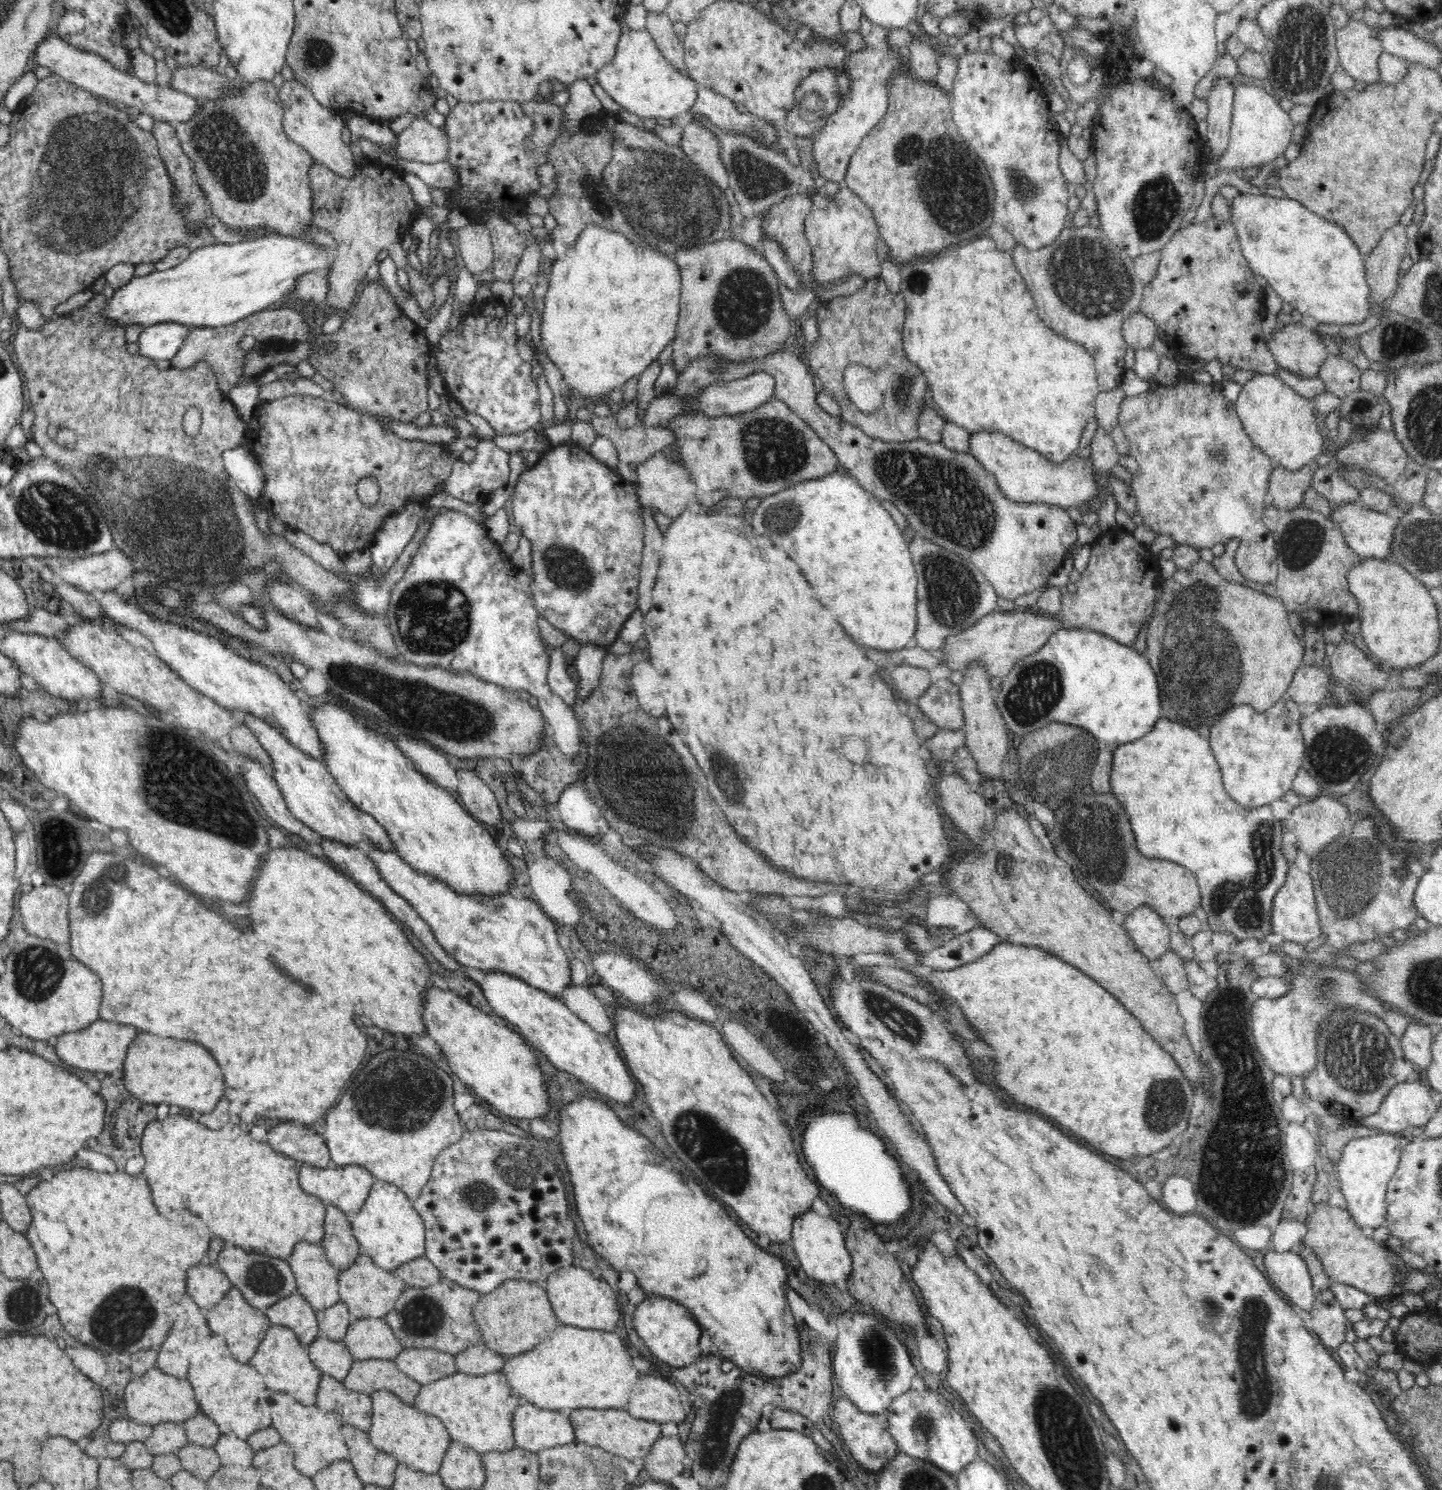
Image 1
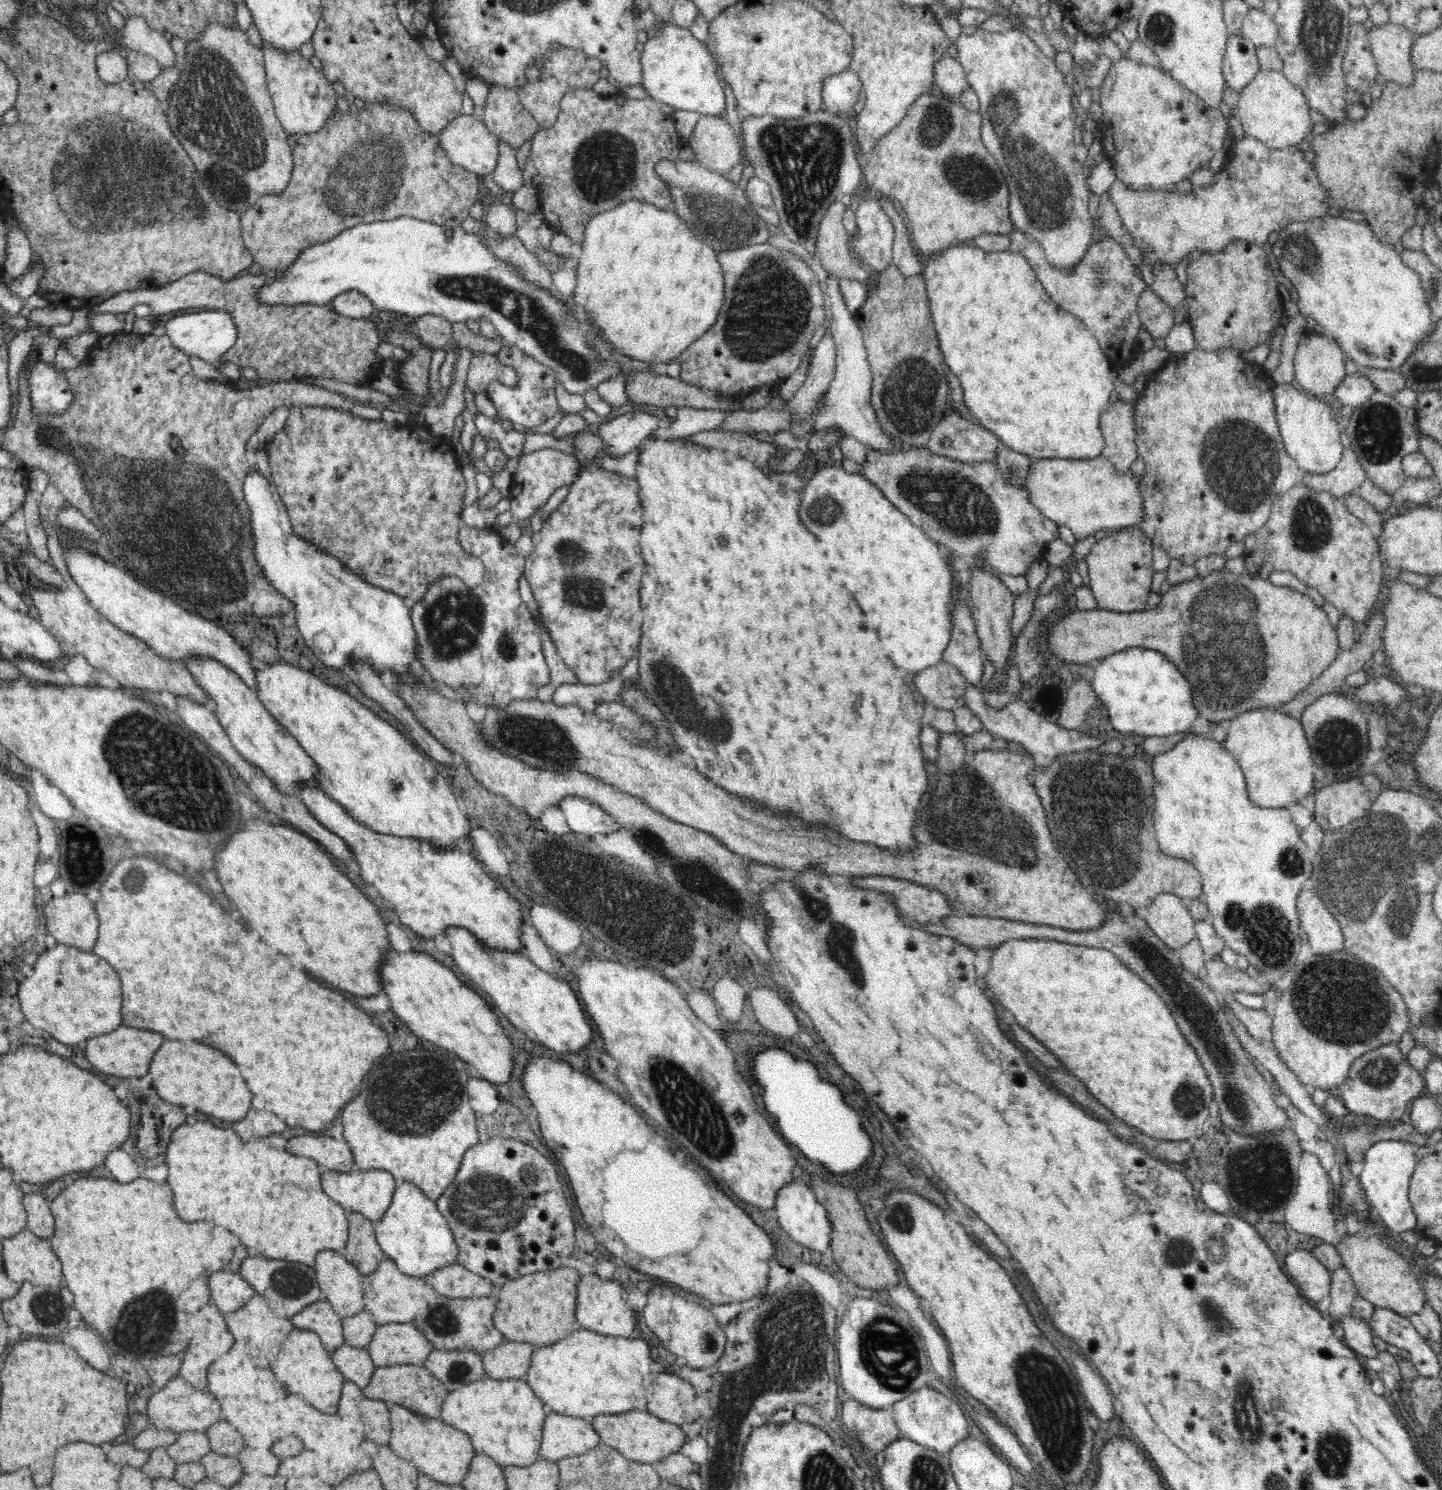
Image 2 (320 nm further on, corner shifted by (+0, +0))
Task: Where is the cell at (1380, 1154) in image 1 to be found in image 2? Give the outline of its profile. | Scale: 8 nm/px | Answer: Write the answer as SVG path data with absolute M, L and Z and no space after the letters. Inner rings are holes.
M1408 1140L1379 1141L1366 1152L1364 1166L1359 1175L1360 1187L1372 1211L1378 1212L1382 1223L1392 1231L1403 1233L1416 1231L1416 1213L1412 1209L1410 1197L1408 1197L1408 1186L1410 1178L1416 1166L1416 1146Z

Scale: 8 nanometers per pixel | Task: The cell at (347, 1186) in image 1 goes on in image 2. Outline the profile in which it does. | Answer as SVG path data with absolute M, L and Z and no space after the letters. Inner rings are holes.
M354 1169L346 1172L322 1170L320 1181L324 1193L345 1208L346 1212L362 1213L373 1224L378 1223L386 1215L397 1185L392 1174L382 1169Z

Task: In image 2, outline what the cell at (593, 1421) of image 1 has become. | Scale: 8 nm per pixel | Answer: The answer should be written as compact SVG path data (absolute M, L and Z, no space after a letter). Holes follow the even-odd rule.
M636 1409L620 1414L598 1415L590 1421L602 1444L618 1450L622 1456L629 1458L631 1461L643 1462L646 1465L652 1466L666 1456L678 1452L684 1446L684 1442L687 1441L680 1425L666 1422L650 1414L647 1410L639 1411Z

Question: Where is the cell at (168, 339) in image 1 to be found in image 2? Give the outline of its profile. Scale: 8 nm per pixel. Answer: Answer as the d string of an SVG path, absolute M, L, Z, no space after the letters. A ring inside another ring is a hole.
M210 309L206 311L181 312L181 314L172 317L164 323L166 327L166 334L174 343L174 346L184 351L189 357L200 357L211 365L218 363L220 356L226 354L236 338L238 338L238 331L234 325L234 319L228 311L220 309Z

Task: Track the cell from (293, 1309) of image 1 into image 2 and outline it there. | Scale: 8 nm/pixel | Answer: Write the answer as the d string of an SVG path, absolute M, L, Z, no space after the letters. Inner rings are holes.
M320 1300L306 1306L302 1312L294 1314L290 1321L296 1329L314 1331L326 1350L332 1352L346 1343L341 1318L327 1300Z

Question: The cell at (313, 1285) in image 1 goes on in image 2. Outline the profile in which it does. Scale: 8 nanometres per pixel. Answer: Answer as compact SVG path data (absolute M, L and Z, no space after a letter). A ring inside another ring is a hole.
M322 1250L316 1254L316 1260L312 1267L316 1270L316 1278L322 1289L323 1300L327 1300L332 1305L338 1316L354 1316L365 1309L364 1293L362 1293L364 1276L344 1255L332 1250Z

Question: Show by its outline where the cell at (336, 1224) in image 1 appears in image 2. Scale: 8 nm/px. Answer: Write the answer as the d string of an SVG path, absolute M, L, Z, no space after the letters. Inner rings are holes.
M348 1212L347 1218L348 1240L341 1254L365 1277L372 1274L386 1256L376 1241L375 1226L368 1218L358 1212Z

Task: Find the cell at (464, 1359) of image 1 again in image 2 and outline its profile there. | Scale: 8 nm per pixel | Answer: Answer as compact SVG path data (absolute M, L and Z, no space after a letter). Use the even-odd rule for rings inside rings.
M503 1341L492 1350L482 1352L486 1376L493 1379L524 1378L535 1346L530 1343Z

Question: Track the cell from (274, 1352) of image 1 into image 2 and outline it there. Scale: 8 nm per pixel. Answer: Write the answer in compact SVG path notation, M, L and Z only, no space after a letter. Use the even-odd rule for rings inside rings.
M293 1328L276 1356L270 1361L272 1370L290 1394L302 1394L308 1404L326 1414L339 1413L339 1400L345 1378L338 1371L331 1358L331 1352L322 1345L320 1337L314 1331Z

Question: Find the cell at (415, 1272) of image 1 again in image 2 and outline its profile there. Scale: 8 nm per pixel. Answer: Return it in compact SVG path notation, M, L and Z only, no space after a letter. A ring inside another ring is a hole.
M458 1262L438 1268L423 1278L436 1294L448 1298L484 1298L500 1290L490 1280L470 1272Z

